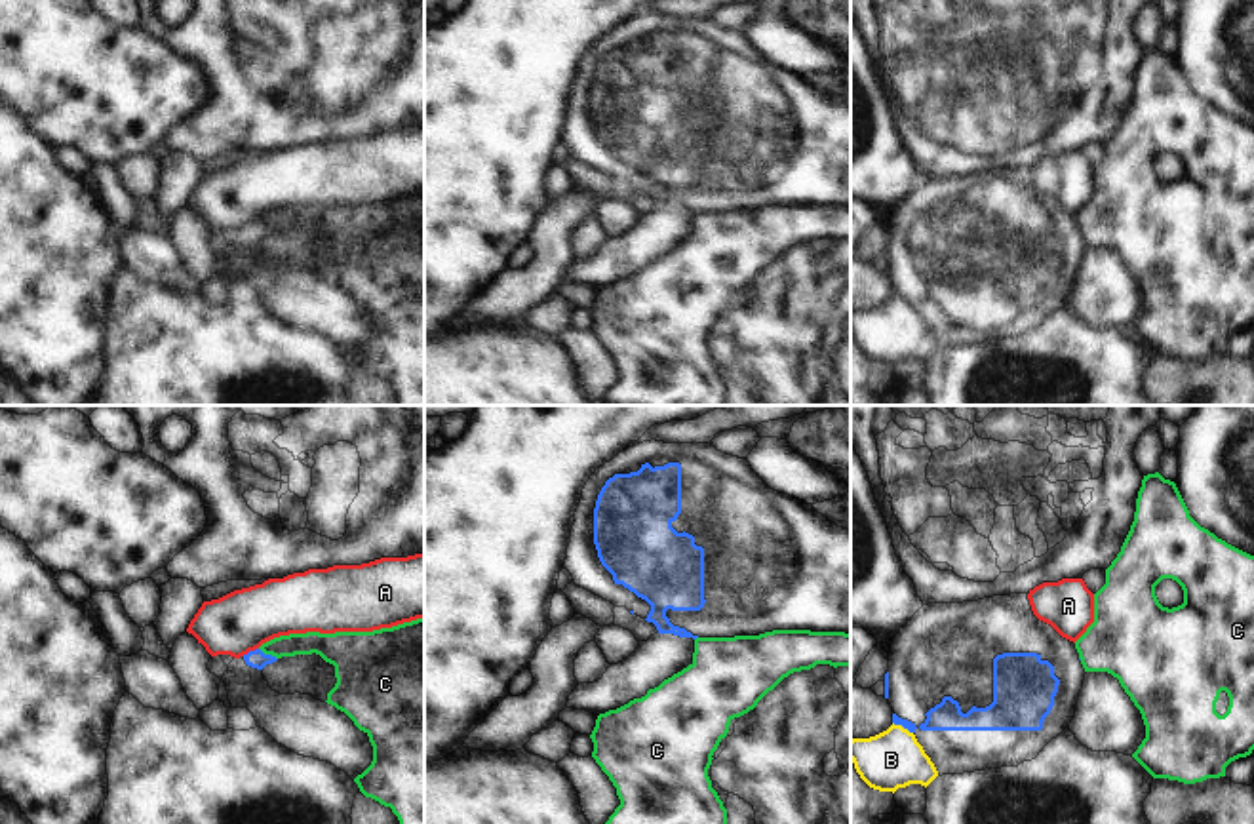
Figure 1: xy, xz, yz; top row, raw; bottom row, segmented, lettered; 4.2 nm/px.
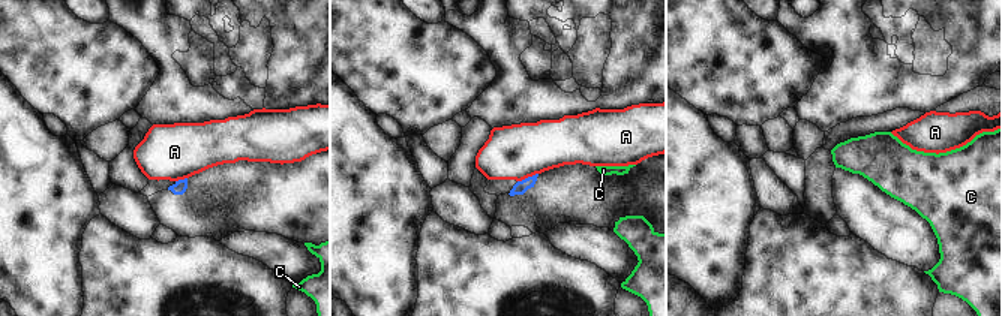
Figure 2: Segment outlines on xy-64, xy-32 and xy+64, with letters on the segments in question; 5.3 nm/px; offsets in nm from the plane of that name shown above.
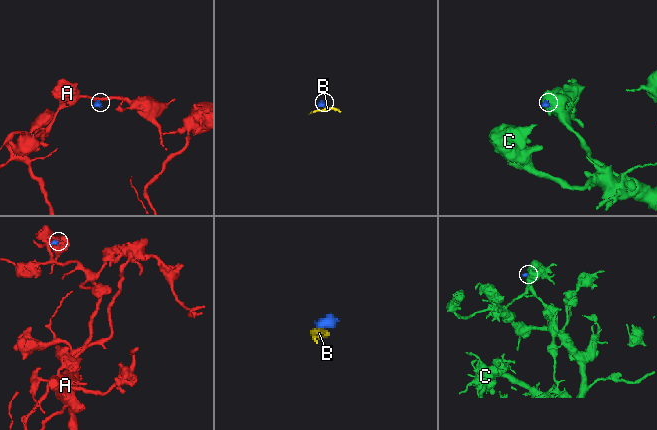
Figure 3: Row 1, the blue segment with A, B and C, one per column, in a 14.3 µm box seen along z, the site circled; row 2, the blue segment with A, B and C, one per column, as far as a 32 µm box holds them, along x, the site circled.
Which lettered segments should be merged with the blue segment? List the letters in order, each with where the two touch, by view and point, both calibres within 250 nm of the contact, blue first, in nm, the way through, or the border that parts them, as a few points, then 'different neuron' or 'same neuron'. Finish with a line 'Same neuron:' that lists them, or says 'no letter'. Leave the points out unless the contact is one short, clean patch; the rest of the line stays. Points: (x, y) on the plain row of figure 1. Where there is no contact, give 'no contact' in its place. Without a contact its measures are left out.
A: xy (250, 225) | 80/260 nm | different neuron
B: yz (902, 299) | 40/240 nm | along yz (893, 295), (912, 307) | different neuron
C: xy (269, 229) | 80/100 nm | along xy (259, 221), (276, 233) | different neuron
Same neuron: no letter

